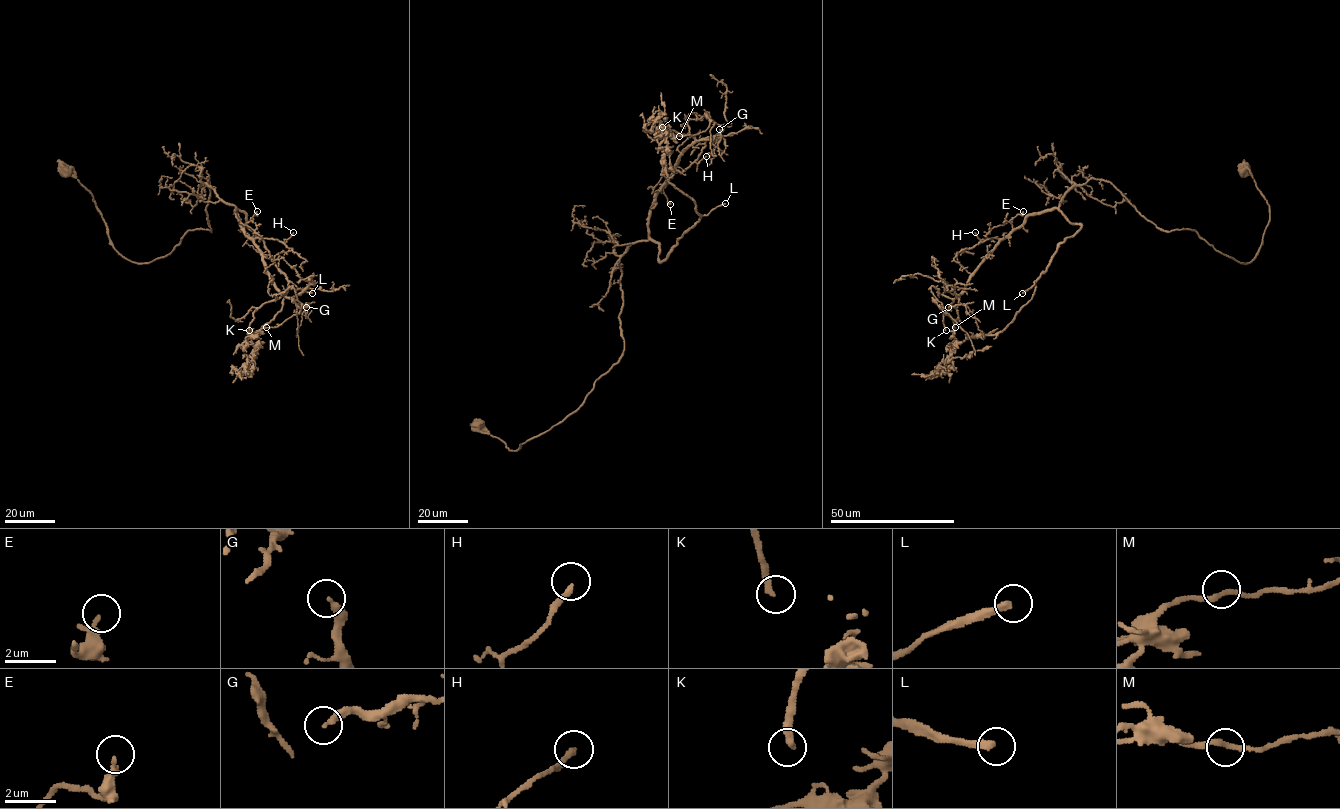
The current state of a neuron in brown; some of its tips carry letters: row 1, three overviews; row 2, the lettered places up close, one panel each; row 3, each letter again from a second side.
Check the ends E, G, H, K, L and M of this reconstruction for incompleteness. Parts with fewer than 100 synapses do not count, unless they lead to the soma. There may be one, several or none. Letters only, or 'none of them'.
L

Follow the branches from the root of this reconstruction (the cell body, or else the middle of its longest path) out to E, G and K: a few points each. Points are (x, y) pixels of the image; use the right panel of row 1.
E: (1245, 168), (1269, 210), (1247, 263), (1194, 230), (1159, 230), (1101, 180), (1014, 228), (1023, 211)
G: (1245, 168), (1269, 210), (1250, 262), (1159, 230), (1090, 178), (1013, 228), (948, 307)
K: (1245, 168), (1269, 210), (1250, 262), (1194, 230), (1159, 230), (1090, 178), (999, 242), (943, 314), (946, 330)

